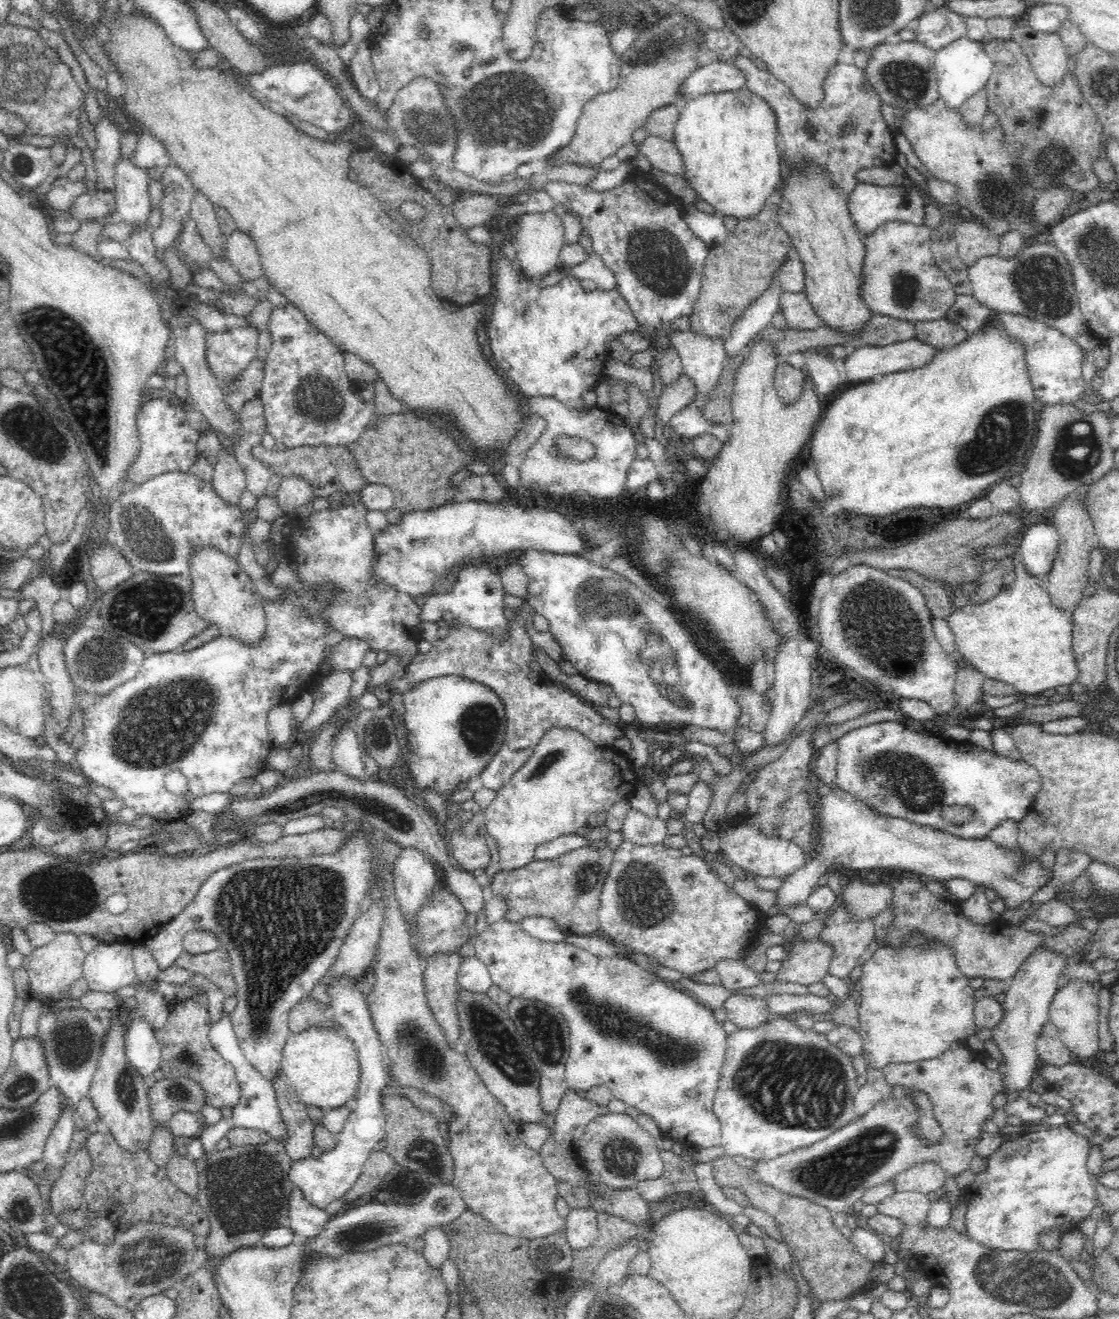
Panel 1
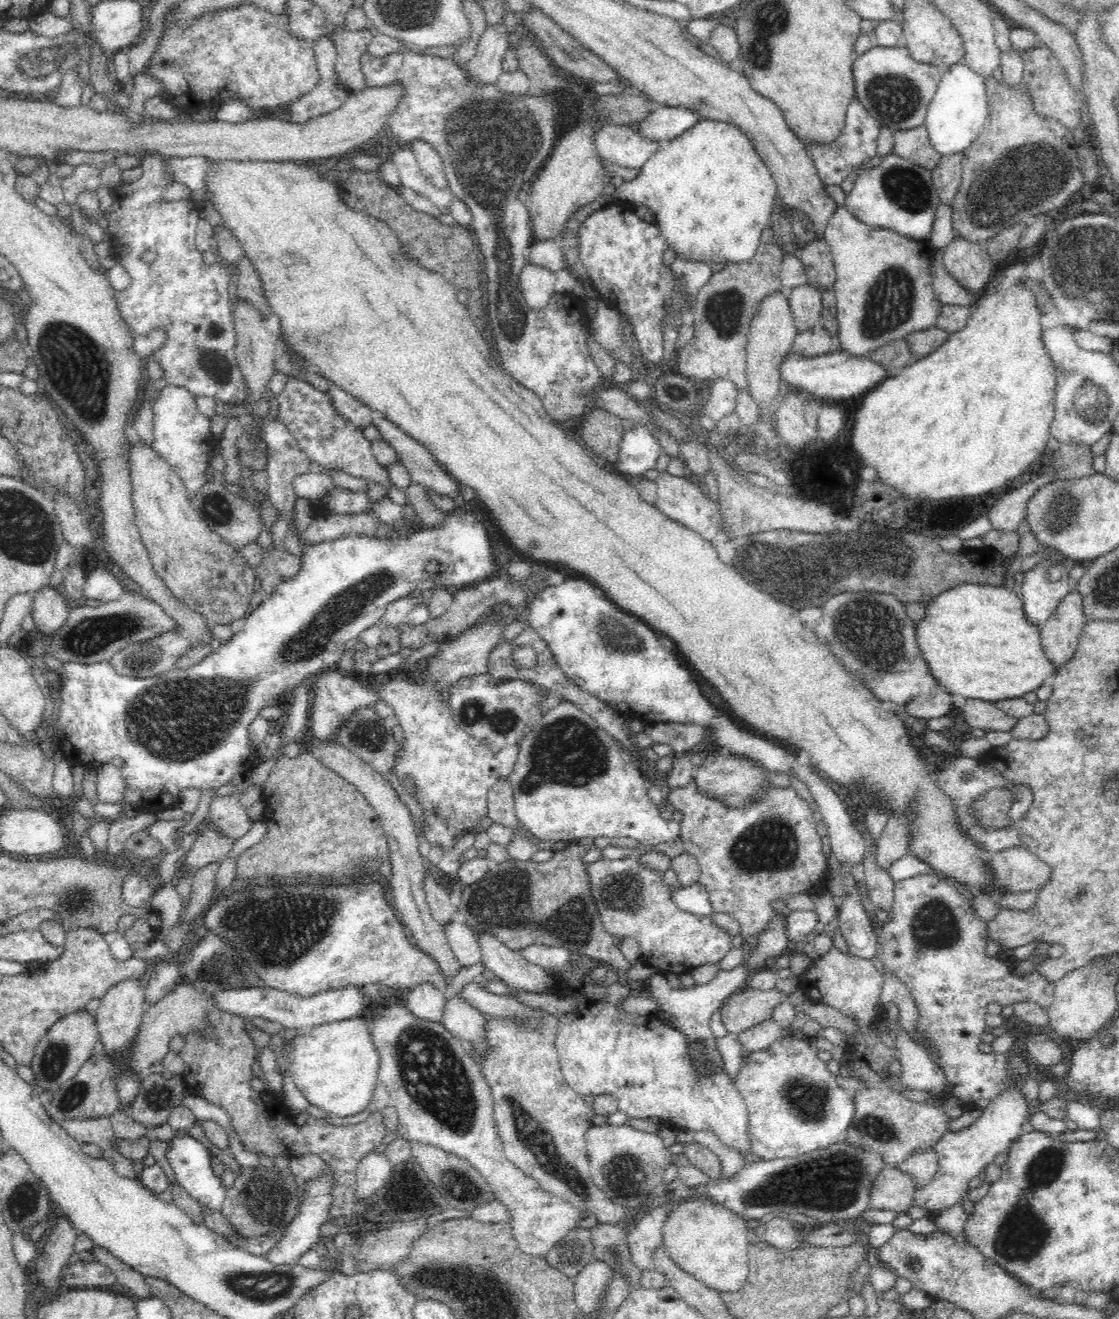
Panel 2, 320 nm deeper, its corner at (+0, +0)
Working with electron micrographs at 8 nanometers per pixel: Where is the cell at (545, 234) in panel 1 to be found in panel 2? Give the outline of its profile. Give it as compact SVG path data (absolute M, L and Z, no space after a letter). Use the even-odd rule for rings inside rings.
M526 262L519 275L519 289L525 304L535 312L542 312L555 294L555 274Z

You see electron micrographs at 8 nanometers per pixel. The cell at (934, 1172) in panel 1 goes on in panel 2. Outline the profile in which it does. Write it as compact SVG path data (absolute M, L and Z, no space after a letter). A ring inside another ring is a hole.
M890 1166L881 1170L871 1188L867 1210L878 1209L897 1214L906 1213L912 1207L912 1200L917 1191L909 1174Z

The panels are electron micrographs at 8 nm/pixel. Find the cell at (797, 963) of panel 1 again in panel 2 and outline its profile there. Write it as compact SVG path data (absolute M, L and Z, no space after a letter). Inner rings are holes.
M741 988L734 992L721 1006L721 1019L728 1034L740 1034L764 1020L771 1018L773 1010L781 1003L782 994L775 988L770 990L754 990L753 988Z

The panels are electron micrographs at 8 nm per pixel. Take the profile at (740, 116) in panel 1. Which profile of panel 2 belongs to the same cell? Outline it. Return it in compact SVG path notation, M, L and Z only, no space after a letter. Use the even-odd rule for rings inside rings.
M699 120L694 126L688 128L686 132L679 134L676 138L662 142L660 148L644 163L638 176L633 180L624 181L620 187L614 190L611 196L614 203L618 201L629 201L630 203L640 203L643 204L643 206L647 206L654 218L653 222L658 225L658 229L660 229L662 236L666 239L666 245L672 248L676 253L676 257L680 257L680 259L686 261L708 263L708 265L714 263L724 263L725 265L734 263L738 265L739 263L749 262L756 255L763 231L768 227L768 223L771 221L776 194L777 186L772 173L758 156L749 138L737 126L732 126L728 122Z

